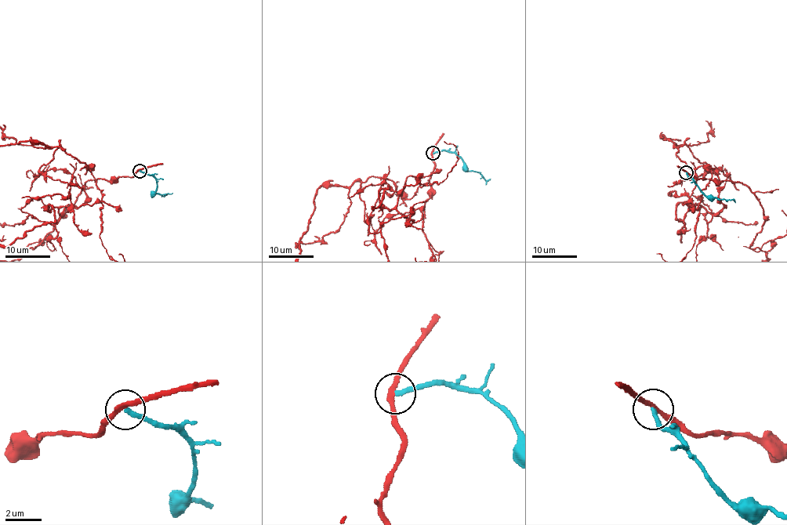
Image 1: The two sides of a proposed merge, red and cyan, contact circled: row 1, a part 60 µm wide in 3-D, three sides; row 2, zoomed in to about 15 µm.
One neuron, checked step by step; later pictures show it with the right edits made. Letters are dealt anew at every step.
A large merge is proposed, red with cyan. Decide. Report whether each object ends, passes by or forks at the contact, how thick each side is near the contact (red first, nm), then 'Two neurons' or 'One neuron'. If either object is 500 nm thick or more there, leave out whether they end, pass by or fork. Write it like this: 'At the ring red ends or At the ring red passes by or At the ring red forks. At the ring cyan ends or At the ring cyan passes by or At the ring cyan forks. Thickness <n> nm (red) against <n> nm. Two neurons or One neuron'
At the ring red passes by. At the ring cyan ends. Thickness 240 nm (red) against 240 nm. Two neurons

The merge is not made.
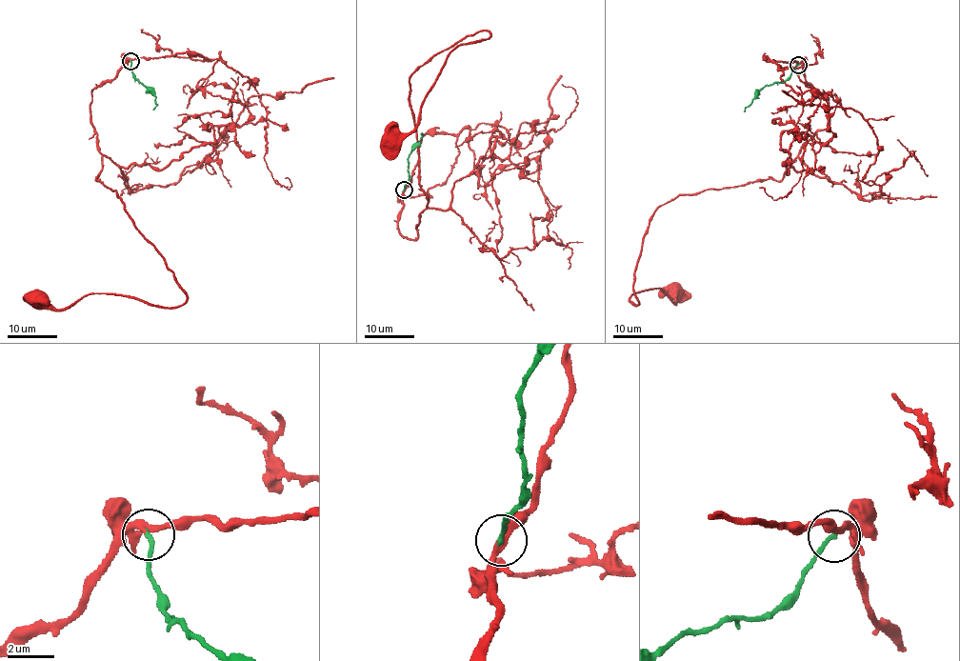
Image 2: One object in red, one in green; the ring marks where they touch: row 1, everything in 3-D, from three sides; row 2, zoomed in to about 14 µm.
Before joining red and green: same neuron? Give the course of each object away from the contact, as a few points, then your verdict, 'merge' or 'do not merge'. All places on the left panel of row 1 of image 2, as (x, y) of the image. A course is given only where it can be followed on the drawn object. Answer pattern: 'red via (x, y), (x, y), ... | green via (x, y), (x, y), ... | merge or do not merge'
red via (130, 60), (91, 90), (96, 181), (117, 190), (187, 299), (161, 308), (91, 292), (58, 310), (36, 298) | green via (130, 60), (134, 79), (139, 79), (154, 95), (156, 104), (152, 110) | merge

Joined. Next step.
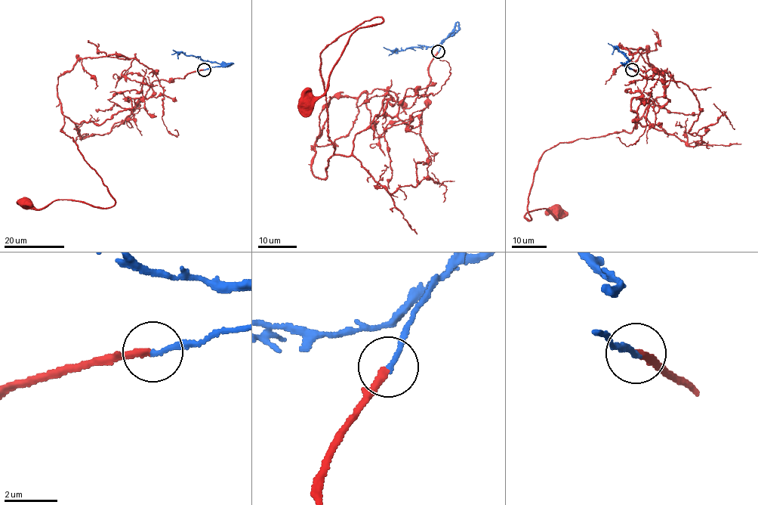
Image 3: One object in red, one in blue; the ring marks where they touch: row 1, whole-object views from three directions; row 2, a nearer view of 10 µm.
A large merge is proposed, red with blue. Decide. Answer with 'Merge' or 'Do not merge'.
Merge

